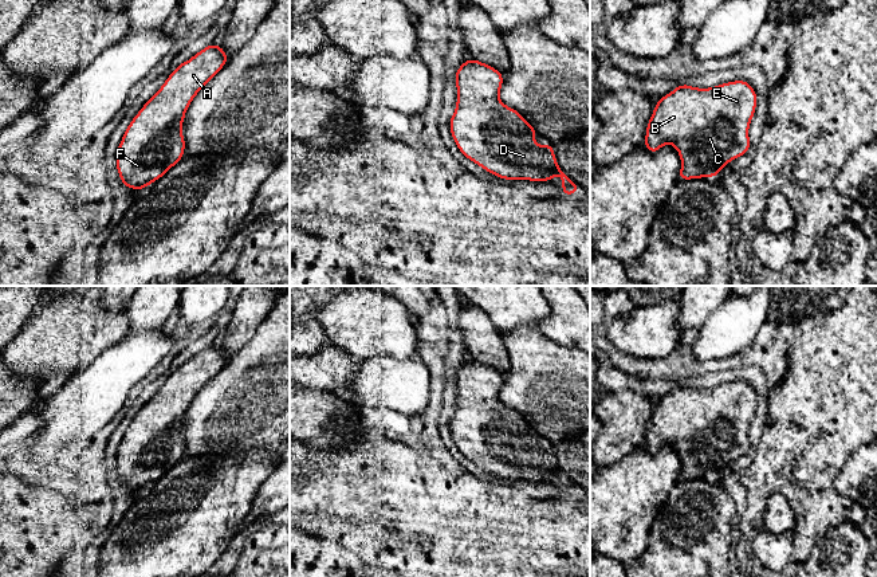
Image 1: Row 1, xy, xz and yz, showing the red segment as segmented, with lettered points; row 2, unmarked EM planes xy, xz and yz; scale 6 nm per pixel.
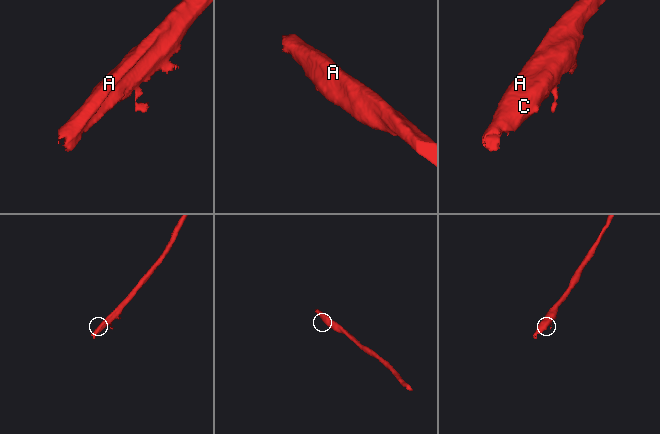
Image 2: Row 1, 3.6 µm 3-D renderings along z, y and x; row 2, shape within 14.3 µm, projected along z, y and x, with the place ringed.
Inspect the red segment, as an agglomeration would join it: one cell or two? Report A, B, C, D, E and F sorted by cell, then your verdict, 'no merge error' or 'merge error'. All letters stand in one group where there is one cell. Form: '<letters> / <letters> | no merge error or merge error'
A B C D E F | no merge error

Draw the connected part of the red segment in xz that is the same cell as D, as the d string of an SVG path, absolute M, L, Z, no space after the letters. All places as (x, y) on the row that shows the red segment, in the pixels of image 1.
M468 59L456 71L456 89L457 102L456 110L449 119L451 134L455 144L465 158L469 158L484 170L503 178L503 180L530 180L530 181L548 181L555 176L562 177L563 195L573 196L578 192L579 187L573 182L569 176L558 166L557 156L552 152L554 145L538 145L534 138L538 134L536 130L519 114L515 109L506 106L499 93L503 85L503 74L496 68L475 60Z

